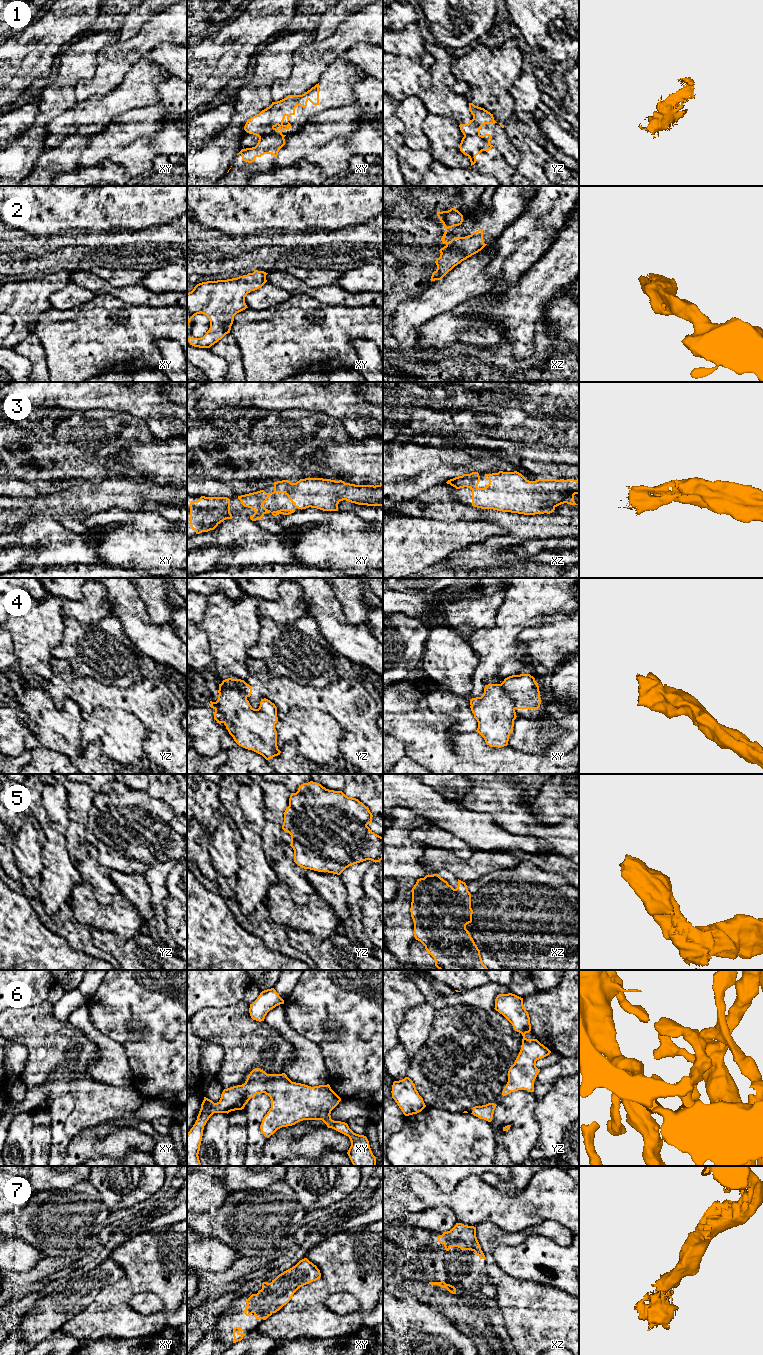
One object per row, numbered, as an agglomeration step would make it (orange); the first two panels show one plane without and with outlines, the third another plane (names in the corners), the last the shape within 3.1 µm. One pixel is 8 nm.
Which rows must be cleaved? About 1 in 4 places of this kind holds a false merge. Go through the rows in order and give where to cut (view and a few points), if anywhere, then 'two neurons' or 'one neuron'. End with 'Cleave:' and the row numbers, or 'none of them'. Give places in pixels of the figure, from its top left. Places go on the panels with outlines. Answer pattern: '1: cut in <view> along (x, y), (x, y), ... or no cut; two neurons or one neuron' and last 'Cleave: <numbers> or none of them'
1: cut in xy along (283, 137), (267, 134), (259, 139); two neurons
2: no cut; one neuron
3: no cut; one neuron
4: cut in yz along (219, 688), (239, 688), (246, 697); two neurons
5: no cut; one neuron
6: no cut; one neuron
7: no cut; one neuron
Cleave: 1, 4

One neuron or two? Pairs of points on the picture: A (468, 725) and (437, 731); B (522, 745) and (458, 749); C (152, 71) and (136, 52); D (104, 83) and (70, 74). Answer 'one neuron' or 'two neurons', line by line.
A: two neurons
B: two neurons
C: two neurons
D: two neurons

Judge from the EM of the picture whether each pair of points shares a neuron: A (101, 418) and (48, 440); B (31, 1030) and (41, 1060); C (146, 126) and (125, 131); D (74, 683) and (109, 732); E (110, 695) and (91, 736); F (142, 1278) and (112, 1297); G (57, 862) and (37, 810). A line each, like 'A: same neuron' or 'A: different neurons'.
A: same neuron
B: same neuron
C: same neuron
D: different neurons
E: different neurons
F: same neuron
G: different neurons

